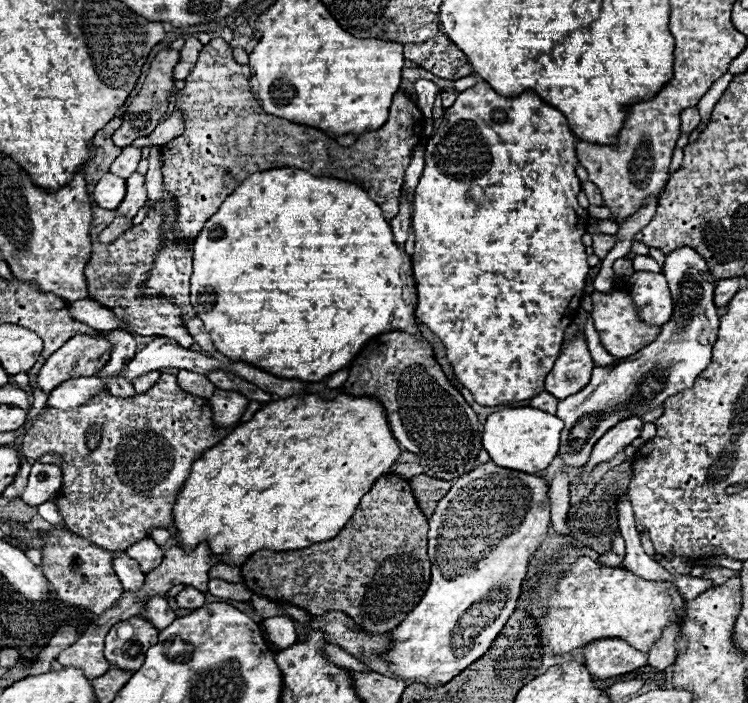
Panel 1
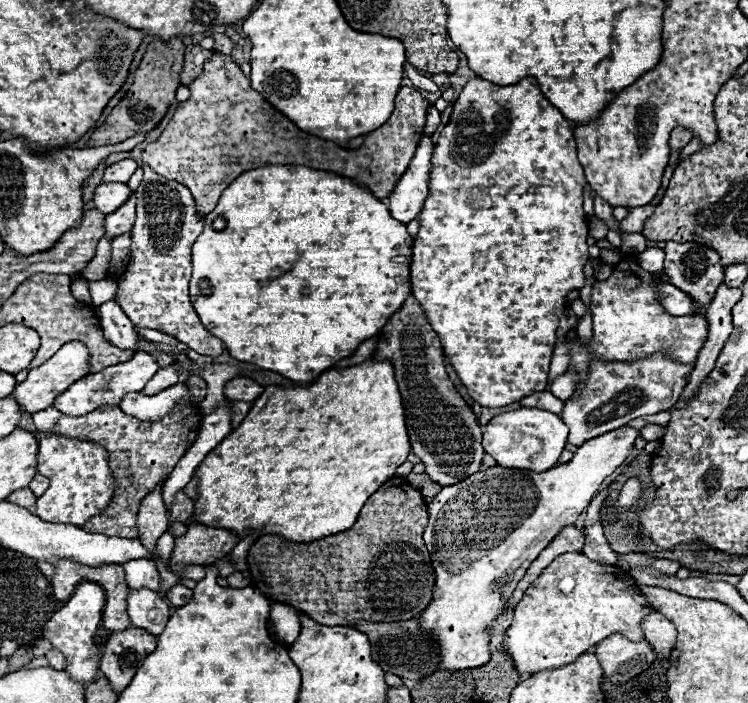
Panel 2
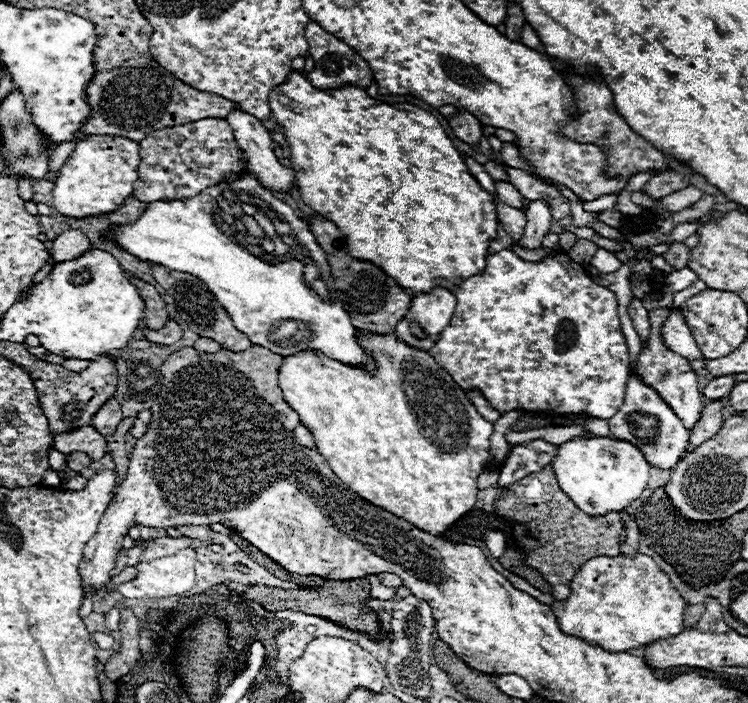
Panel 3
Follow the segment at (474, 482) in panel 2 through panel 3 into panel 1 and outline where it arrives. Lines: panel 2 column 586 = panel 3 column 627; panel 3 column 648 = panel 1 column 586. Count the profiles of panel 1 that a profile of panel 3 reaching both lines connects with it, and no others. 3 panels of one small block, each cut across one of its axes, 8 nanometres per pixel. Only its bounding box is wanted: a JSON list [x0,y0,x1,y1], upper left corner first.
[584,416,644,470]

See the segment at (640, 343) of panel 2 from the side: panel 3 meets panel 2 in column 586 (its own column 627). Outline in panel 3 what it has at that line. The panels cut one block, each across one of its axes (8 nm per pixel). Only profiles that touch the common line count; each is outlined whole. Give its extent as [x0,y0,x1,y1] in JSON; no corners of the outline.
[430,250,630,420]

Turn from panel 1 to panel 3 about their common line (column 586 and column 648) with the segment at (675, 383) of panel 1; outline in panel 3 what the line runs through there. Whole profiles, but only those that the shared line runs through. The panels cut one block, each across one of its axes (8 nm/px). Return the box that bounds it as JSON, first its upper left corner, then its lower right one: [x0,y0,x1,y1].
[608,314,688,468]

